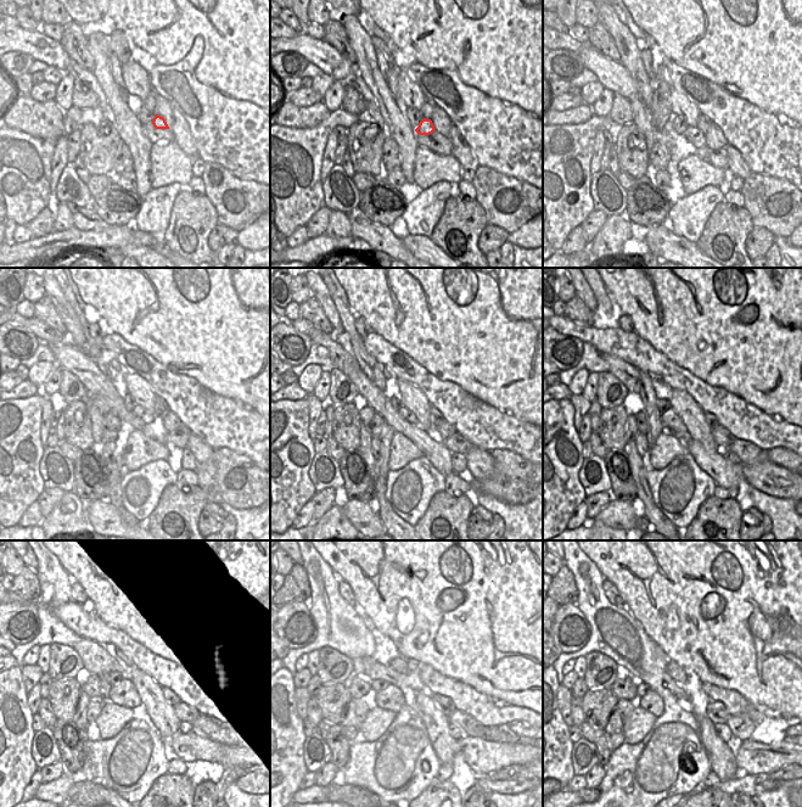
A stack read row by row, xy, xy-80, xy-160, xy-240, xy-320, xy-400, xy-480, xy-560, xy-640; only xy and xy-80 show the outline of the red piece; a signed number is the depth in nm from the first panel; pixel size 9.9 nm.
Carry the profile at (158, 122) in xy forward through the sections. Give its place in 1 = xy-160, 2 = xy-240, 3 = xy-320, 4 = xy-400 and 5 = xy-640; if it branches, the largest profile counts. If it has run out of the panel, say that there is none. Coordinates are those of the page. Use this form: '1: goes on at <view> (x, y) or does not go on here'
1: goes on at xy-160 (694, 135)
2: goes on at xy-240 (146, 416)
3: goes on at xy-320 (408, 415)
4: goes on at xy-400 (671, 421)
5: goes on at xy-640 (652, 702)

